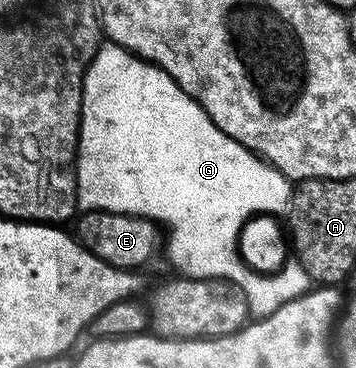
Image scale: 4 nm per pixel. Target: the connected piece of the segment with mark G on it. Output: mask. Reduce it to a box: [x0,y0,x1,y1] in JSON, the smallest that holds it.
[77,42,309,318]

